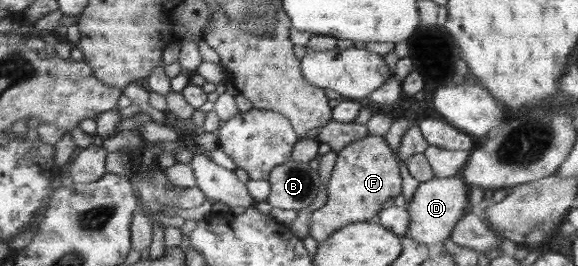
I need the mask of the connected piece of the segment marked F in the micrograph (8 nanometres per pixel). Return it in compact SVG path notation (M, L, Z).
M367 135L337 153L337 162L329 180L326 204L313 211L308 234L318 243L327 240L343 226L362 221L376 221L383 204L402 192L402 176L396 157L383 137Z

